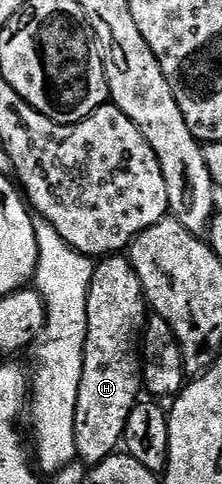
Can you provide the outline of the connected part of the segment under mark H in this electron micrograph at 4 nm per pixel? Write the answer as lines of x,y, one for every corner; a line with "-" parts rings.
121,254
114,256
102,257
96,264
93,274
93,278
90,282
90,290
87,295
86,302
86,342
83,347
83,360
82,360
82,374
81,385
78,390
77,396
77,410
74,412
74,446
75,453
80,463
85,462
86,467
92,468
95,465
101,463
105,457
114,455
114,452
120,447
122,436
125,428
125,422
128,420
129,414
132,412
138,401
138,394
142,391
142,373
141,373
141,335
144,326
147,321
147,303
146,297
143,294
143,287
140,284
140,280
137,278
135,268
132,267
131,261
128,257

